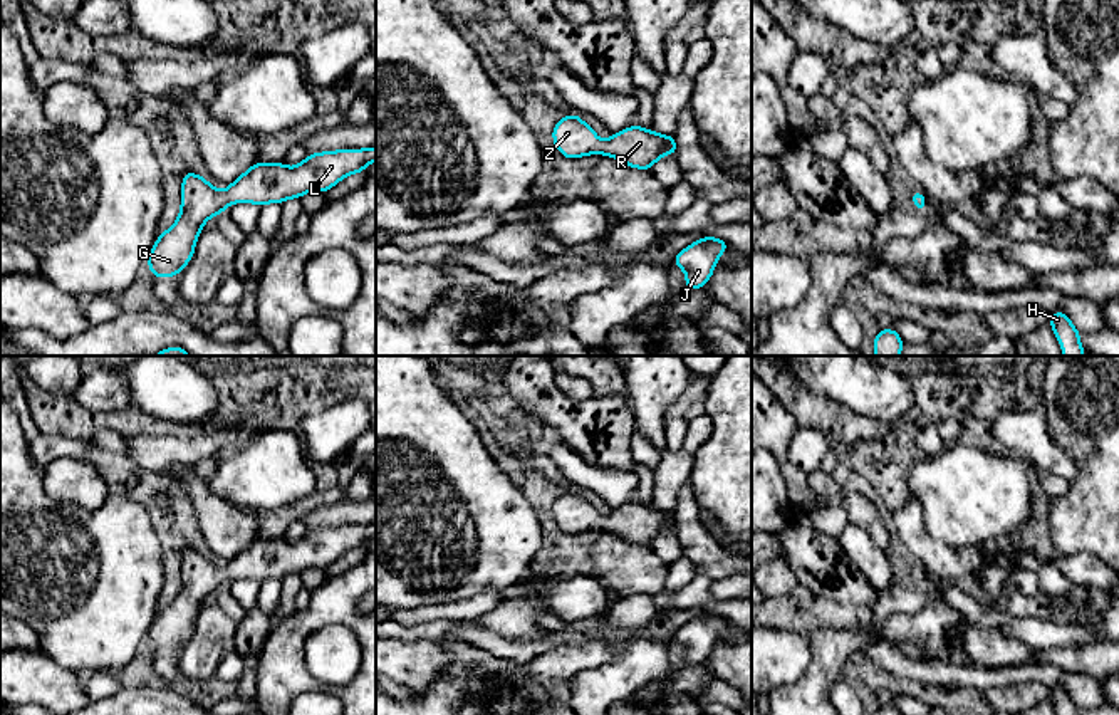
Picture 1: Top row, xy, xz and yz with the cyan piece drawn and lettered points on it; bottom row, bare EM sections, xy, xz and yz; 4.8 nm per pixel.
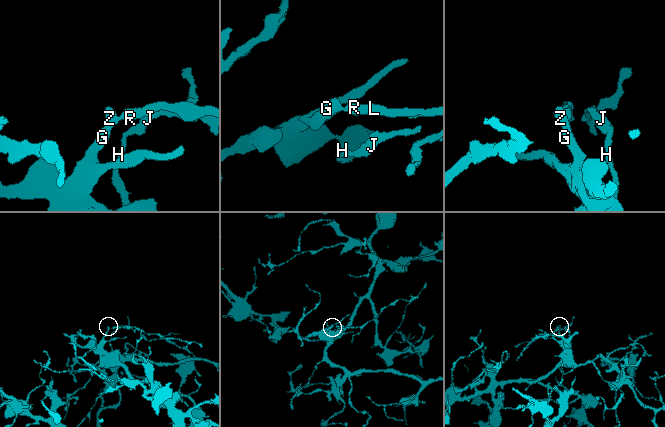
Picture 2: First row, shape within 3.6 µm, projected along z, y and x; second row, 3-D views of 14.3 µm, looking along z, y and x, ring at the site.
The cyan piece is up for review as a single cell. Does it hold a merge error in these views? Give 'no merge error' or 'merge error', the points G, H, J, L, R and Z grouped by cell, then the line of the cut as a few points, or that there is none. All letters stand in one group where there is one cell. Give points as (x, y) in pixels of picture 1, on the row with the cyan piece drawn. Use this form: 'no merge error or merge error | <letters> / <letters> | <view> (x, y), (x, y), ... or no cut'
no merge error | G H J L R Z | no cut

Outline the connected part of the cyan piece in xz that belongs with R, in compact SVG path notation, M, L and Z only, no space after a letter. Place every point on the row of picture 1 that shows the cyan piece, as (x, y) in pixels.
M579 114L564 116L554 126L552 138L565 158L601 153L638 170L651 170L663 154L676 156L674 136L663 136L634 124L602 143Z

